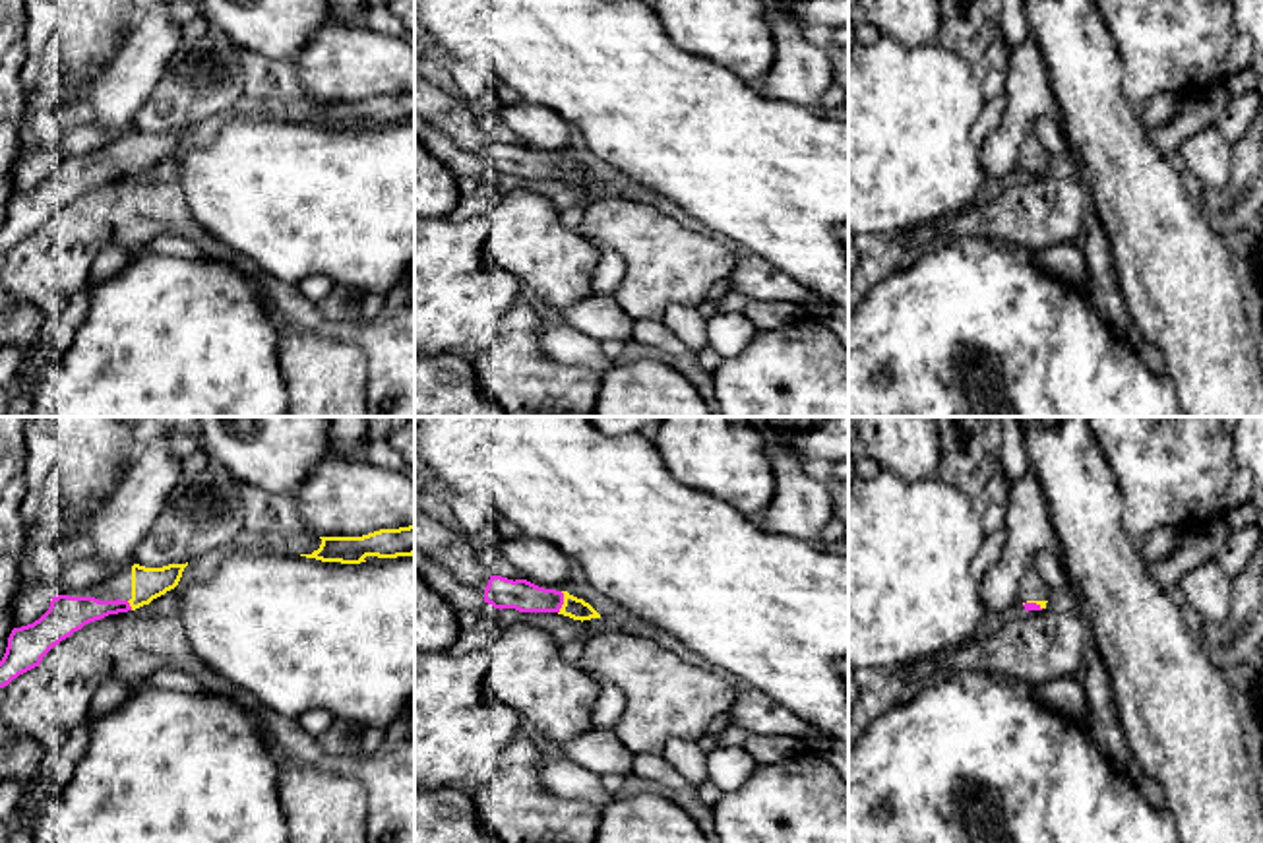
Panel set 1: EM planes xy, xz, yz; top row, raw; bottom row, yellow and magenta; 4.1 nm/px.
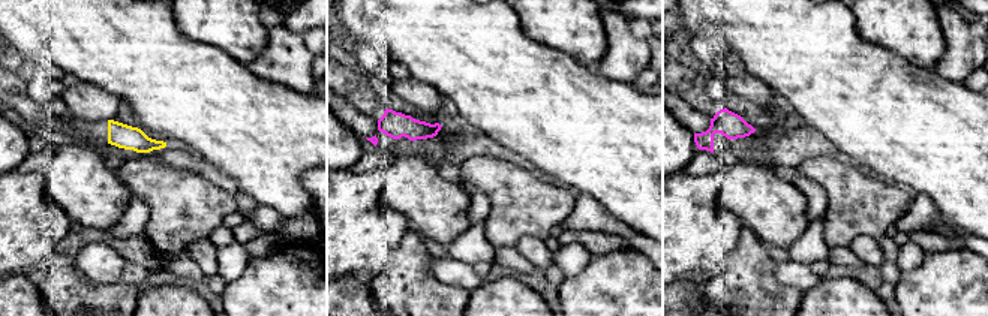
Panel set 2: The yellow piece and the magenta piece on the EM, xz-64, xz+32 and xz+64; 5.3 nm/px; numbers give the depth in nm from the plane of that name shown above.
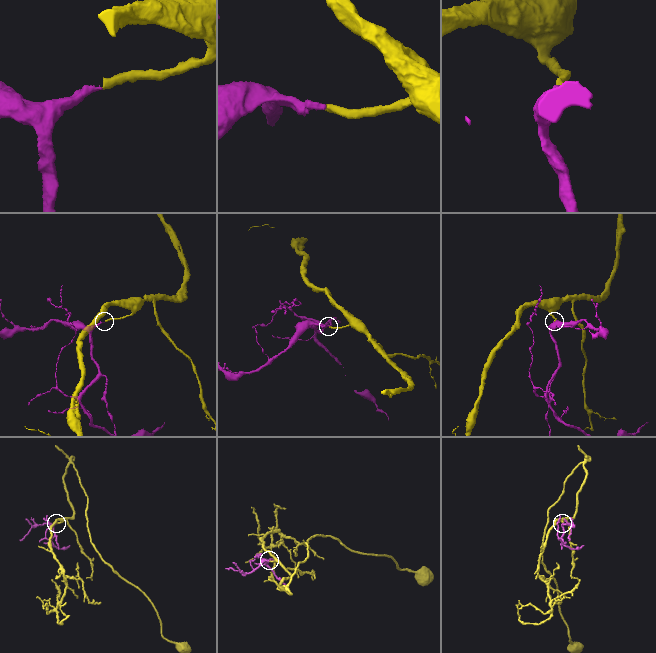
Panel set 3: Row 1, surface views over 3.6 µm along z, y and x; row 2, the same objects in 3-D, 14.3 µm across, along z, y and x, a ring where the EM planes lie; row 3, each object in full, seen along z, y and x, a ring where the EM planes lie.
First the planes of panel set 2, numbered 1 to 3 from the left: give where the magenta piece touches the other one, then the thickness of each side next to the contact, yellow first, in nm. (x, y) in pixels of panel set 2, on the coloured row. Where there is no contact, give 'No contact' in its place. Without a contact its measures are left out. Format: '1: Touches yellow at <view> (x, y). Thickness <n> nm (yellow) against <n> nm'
1: No contact
2: No contact
3: No contact

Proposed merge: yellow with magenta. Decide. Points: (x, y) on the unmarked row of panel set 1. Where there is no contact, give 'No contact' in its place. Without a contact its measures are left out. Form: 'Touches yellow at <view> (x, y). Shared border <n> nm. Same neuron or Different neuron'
Touches yellow at xz (564, 169). Shared border 100 nm. Same neuron

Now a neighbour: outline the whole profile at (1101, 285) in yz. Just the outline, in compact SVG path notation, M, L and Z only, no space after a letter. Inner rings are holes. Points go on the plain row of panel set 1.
M1094 205L1085 217L1087 242L1083 246L1087 277L1079 285L1087 300L1094 306L1098 316L1118 335L1124 335L1131 324L1125 300L1122 297L1120 281L1114 271L1110 238L1098 219Z

